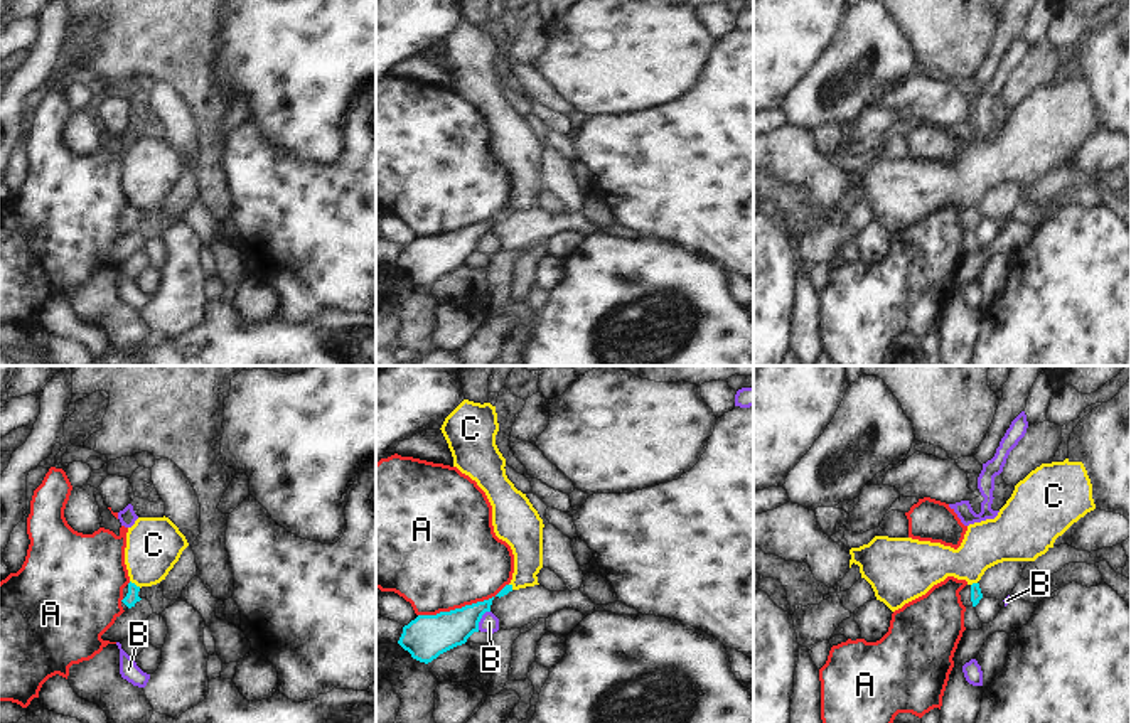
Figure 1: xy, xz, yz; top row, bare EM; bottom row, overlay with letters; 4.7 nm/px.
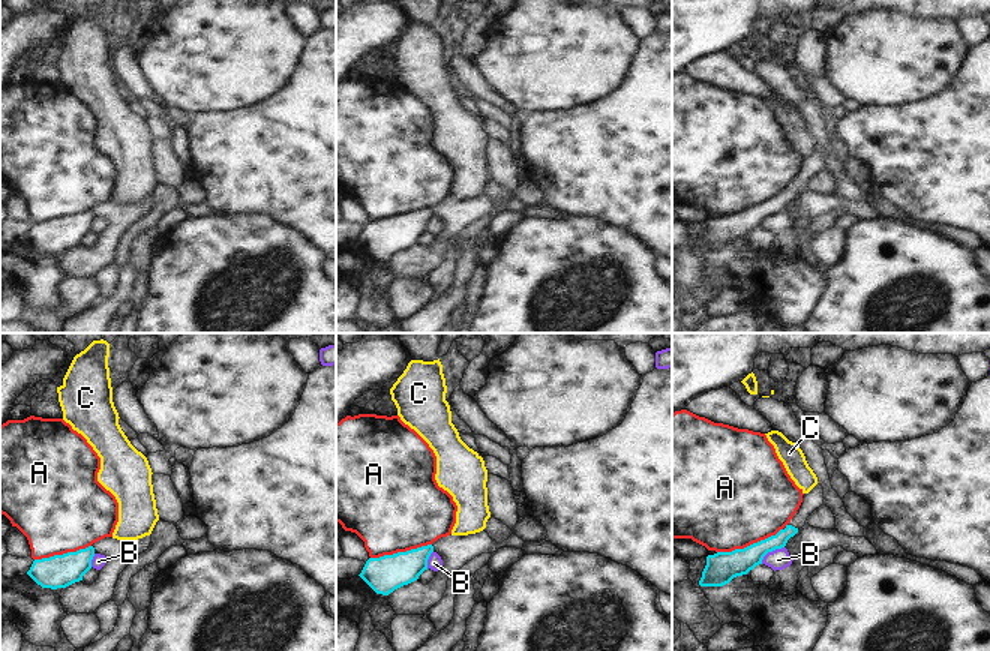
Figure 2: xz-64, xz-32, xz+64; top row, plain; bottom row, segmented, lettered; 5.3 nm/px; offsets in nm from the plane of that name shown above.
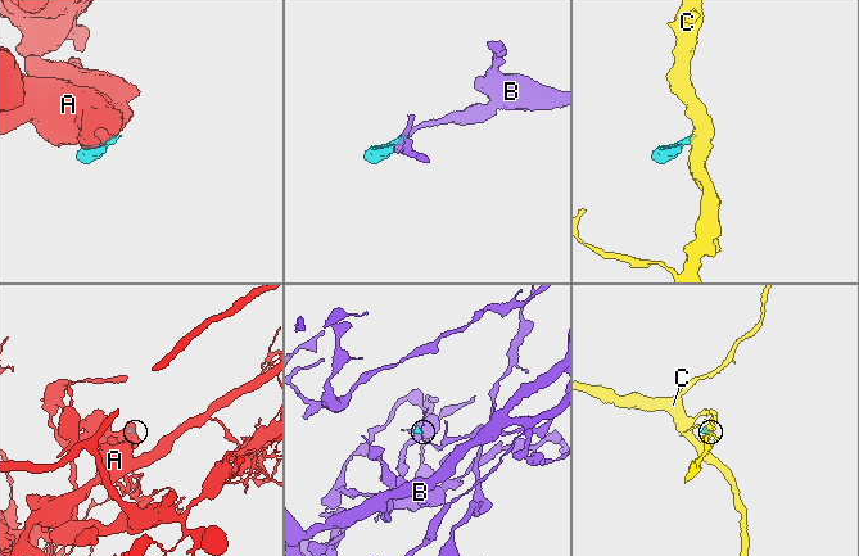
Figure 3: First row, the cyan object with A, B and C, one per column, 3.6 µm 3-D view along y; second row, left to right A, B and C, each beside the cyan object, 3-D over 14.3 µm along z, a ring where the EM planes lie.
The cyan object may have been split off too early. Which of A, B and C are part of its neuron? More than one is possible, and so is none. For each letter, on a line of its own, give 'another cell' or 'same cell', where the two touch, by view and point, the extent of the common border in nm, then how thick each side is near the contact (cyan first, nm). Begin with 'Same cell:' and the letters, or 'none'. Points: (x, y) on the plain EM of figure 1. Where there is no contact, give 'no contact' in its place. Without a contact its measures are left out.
Same cell: none
A: another cell; meets cyan in xz at (462, 230); contact 460 nm long; 200 nm thick on the cyan side, 500 nm on the other
B: another cell; meets cyan in xz at (481, 240); contact 110 nm long; 190 nm thick on the cyan side, 90 nm on the other
C: another cell; meets cyan in xy at (134, 206); contact 70 nm long; 70 nm thick on the cyan side, 280 nm on the other

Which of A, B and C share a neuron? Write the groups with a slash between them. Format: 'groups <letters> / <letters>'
groups A / B / C

